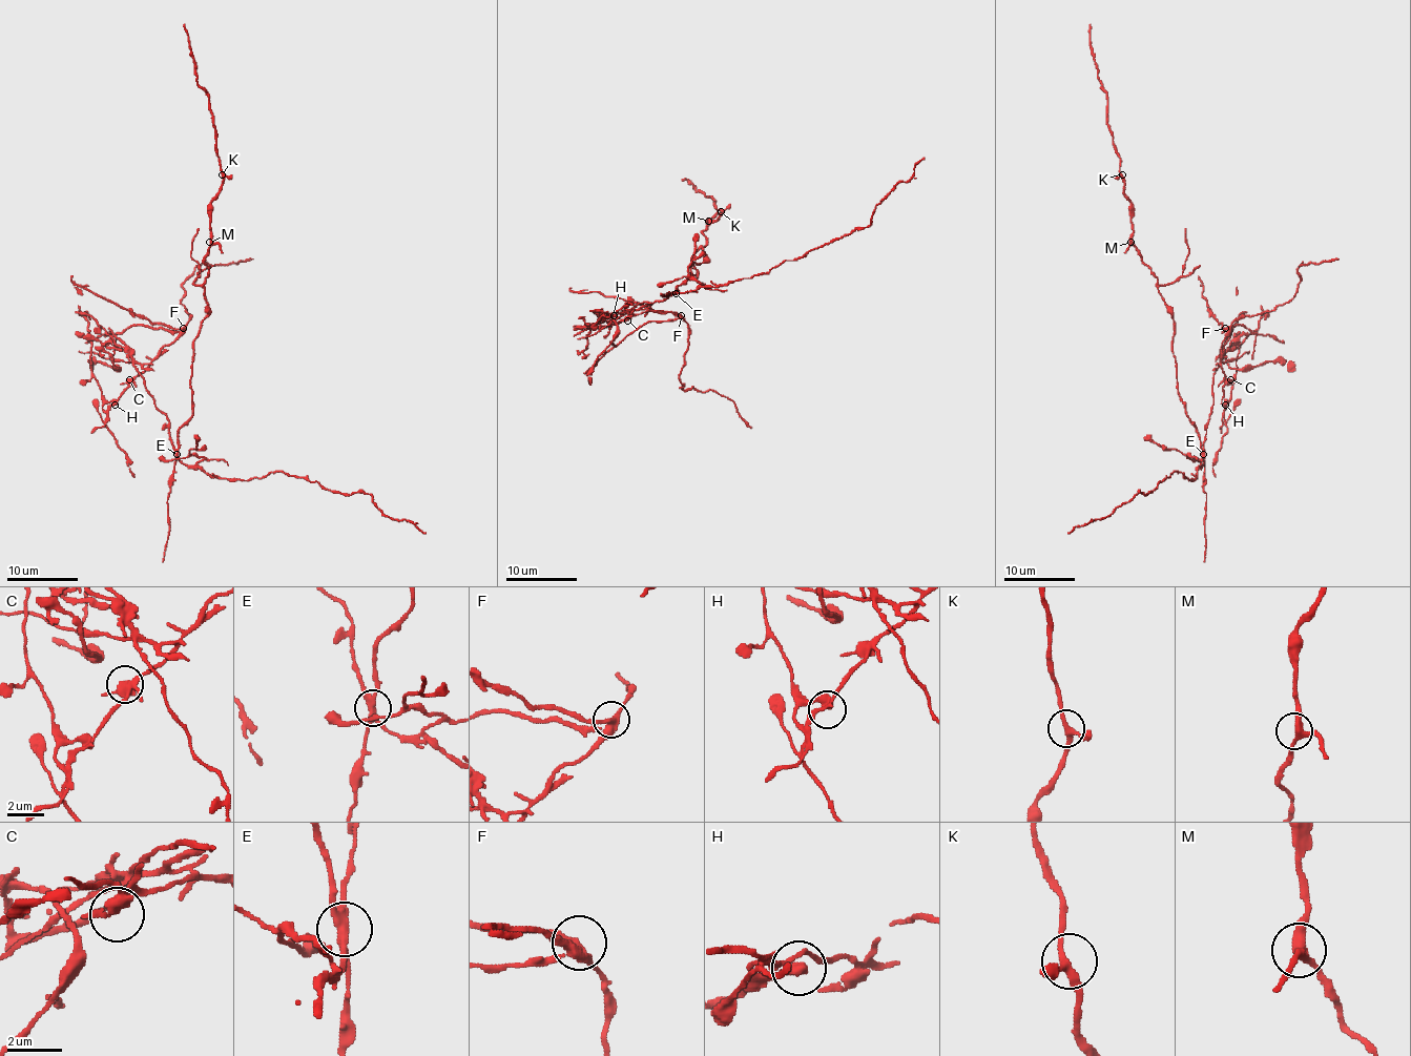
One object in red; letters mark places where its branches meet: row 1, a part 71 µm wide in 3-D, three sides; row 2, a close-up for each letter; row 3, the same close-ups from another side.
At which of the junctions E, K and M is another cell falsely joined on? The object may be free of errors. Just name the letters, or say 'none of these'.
E

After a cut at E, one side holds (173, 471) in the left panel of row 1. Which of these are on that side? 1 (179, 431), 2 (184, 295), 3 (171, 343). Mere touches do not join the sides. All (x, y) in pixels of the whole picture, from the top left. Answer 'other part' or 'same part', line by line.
1: same part
2: other part
3: other part

